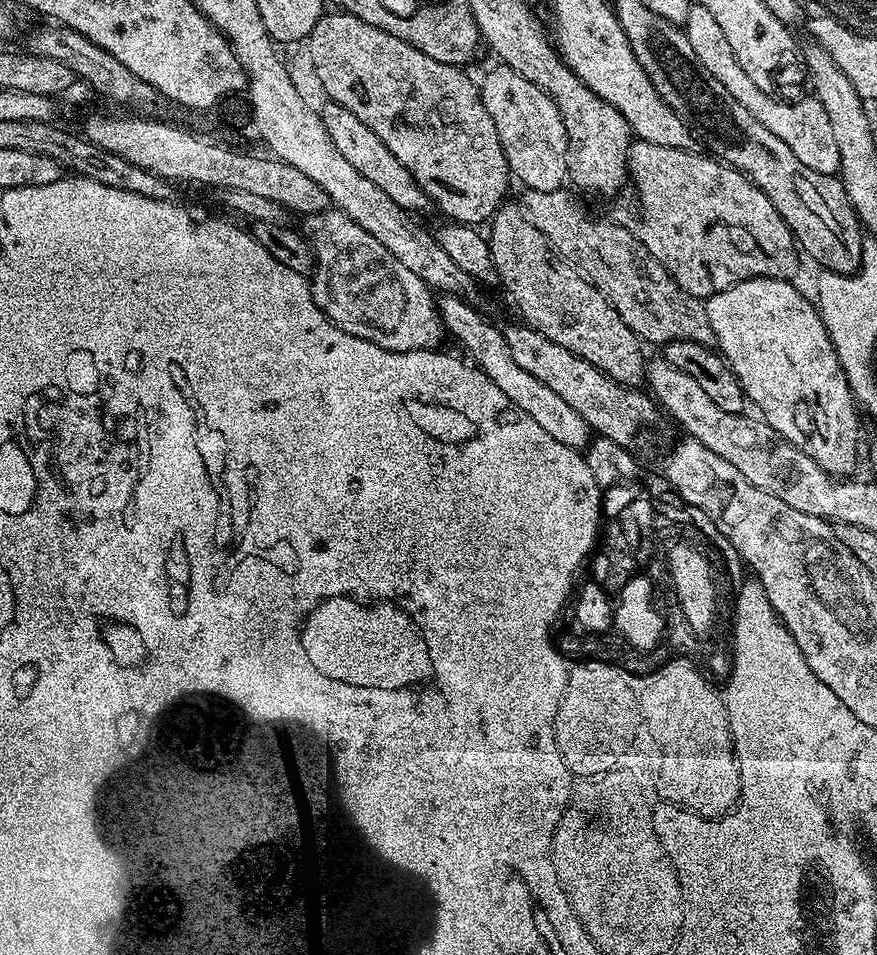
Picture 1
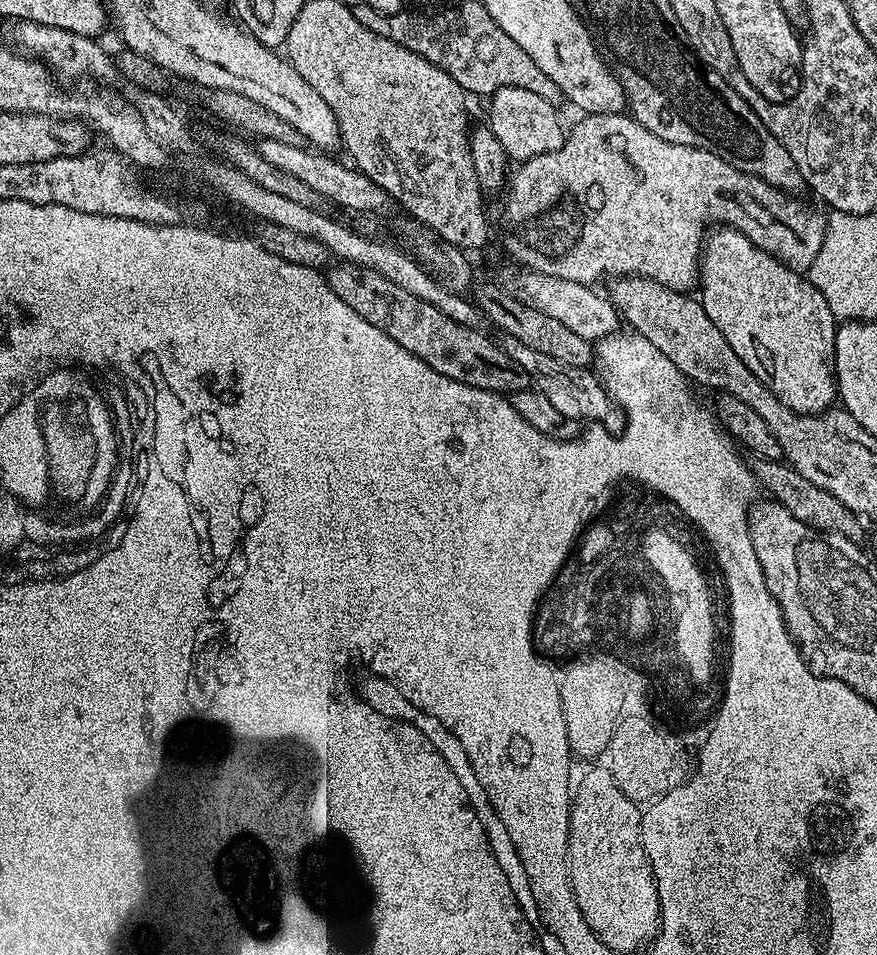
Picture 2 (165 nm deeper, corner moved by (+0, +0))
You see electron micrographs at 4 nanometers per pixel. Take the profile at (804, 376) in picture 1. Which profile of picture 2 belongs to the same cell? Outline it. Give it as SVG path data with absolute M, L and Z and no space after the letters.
M720 226L717 232L709 231L706 244L712 249L703 253L700 262L698 299L703 304L710 322L722 330L722 338L730 342L730 350L742 358L742 362L786 406L795 412L815 416L837 403L836 363L834 346L838 319L826 304L823 295L801 273L790 270L778 262L766 250L754 246L746 234L737 228Z

